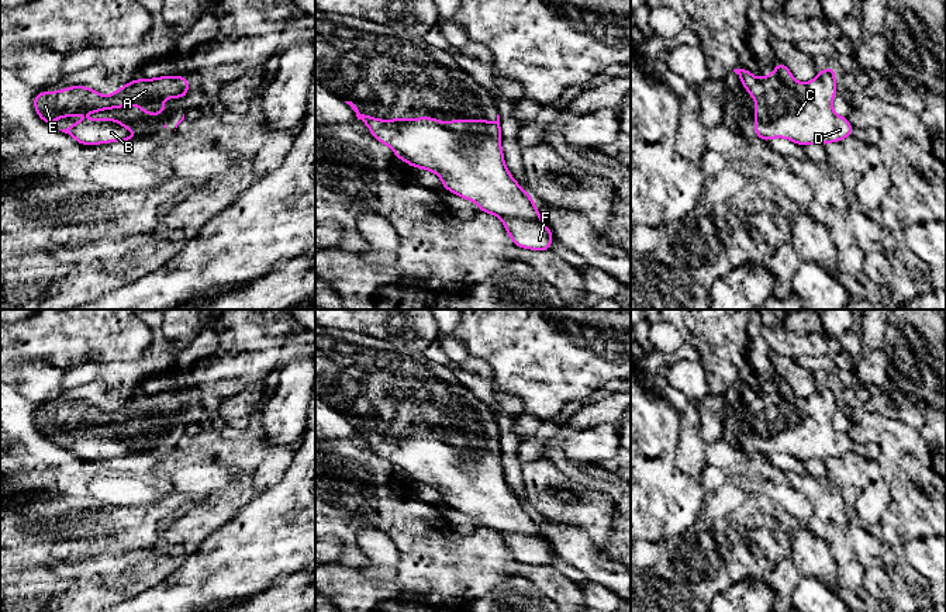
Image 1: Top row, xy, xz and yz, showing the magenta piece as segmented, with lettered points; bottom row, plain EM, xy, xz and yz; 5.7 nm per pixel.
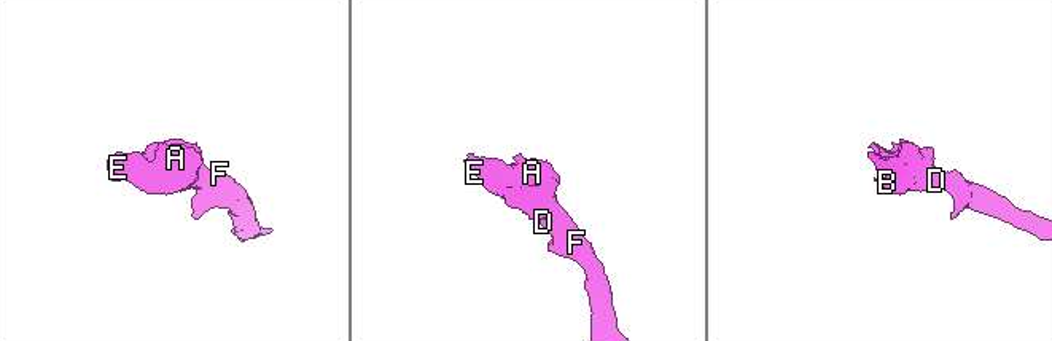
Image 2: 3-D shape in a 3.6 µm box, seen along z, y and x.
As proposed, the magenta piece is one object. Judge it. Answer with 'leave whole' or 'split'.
leave whole

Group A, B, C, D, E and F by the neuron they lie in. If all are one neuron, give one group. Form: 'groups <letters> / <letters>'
groups A B C D E F

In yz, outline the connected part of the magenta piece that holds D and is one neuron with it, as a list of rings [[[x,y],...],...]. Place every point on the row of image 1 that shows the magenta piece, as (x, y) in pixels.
[[[777,62],[776,66],[774,72],[762,79],[745,68],[733,69],[757,103],[756,136],[766,142],[771,138],[786,138],[804,146],[826,145],[852,135],[850,121],[833,113],[835,68],[818,70],[814,80],[800,83],[784,63]]]

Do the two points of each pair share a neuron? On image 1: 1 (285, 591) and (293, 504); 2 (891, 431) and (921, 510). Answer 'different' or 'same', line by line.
1: different
2: same

